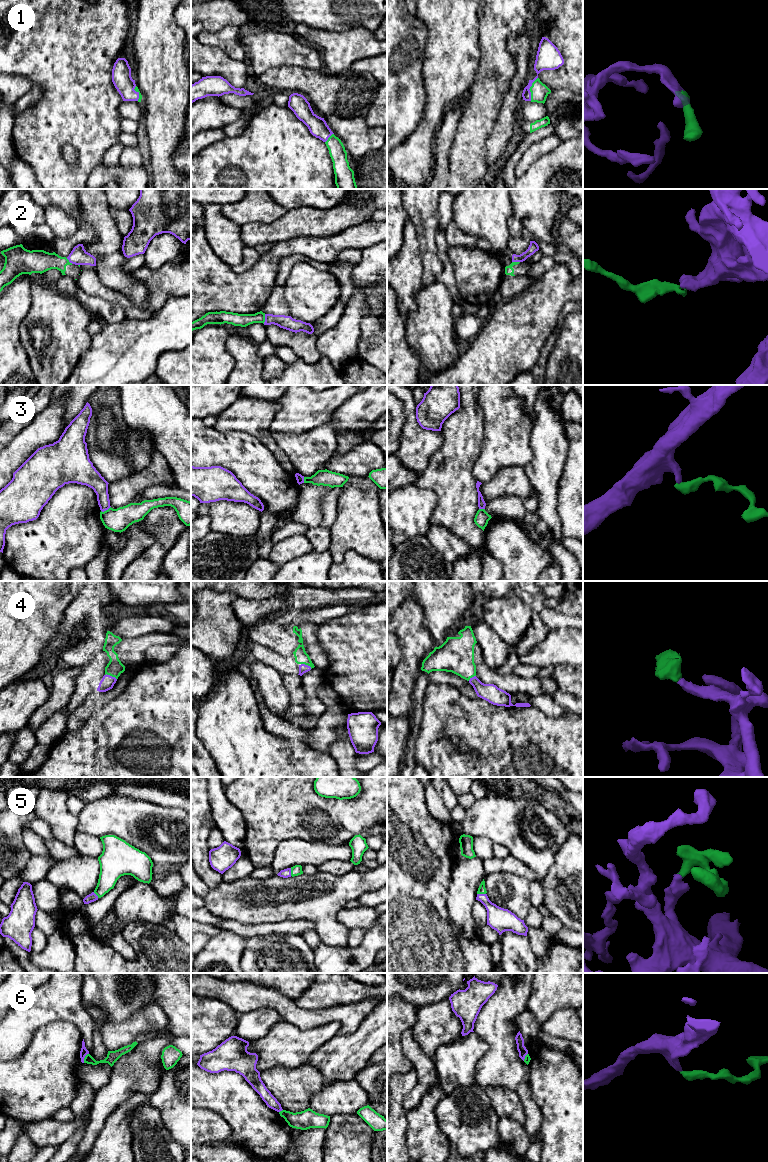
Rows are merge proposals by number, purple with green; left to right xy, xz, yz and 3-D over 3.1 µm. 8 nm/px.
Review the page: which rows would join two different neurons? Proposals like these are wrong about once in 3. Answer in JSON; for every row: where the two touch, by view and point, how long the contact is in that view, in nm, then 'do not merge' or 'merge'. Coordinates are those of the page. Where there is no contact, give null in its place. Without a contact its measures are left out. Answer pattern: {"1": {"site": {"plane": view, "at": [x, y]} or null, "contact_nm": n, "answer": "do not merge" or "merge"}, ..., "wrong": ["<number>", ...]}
{"1": {"site": {"plane": "yz", "at": [529, 88]}, "contact_nm": 200, "answer": "merge"}, "2": {"site": {"plane": "xz", "at": [265, 319]}, "contact_nm": 80, "answer": "do not merge"}, "3": {"site": {"plane": "xy", "at": [105, 510]}, "contact_nm": 90, "answer": "do not merge"}, "4": {"site": {"plane": "xy", "at": [111, 676]}, "contact_nm": 100, "answer": "merge"}, "5": {"site": {"plane": "yz", "at": [481, 894]}, "contact_nm": 70, "answer": "merge"}, "6": {"site": {"plane": "xy", "at": [84, 1057]}, "contact_nm": 90, "answer": "do not merge"}, "wrong": ["2", "3", "6"]}

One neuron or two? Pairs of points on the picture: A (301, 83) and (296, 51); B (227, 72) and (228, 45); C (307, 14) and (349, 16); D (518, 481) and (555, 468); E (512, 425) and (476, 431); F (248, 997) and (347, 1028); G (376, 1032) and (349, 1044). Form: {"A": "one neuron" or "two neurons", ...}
{"A": "two neurons", "B": "two neurons", "C": "one neuron", "D": "two neurons", "E": "two neurons", "F": "one neuron", "G": "one neuron"}

